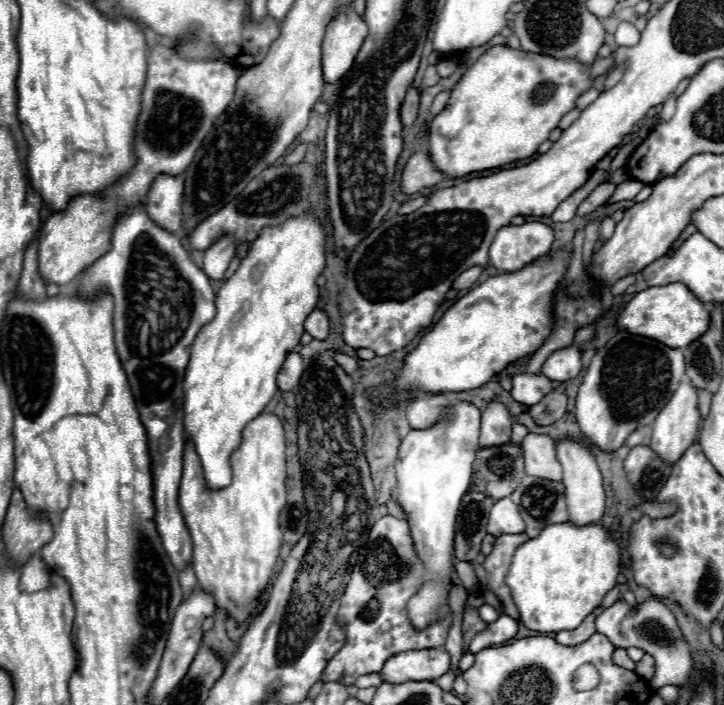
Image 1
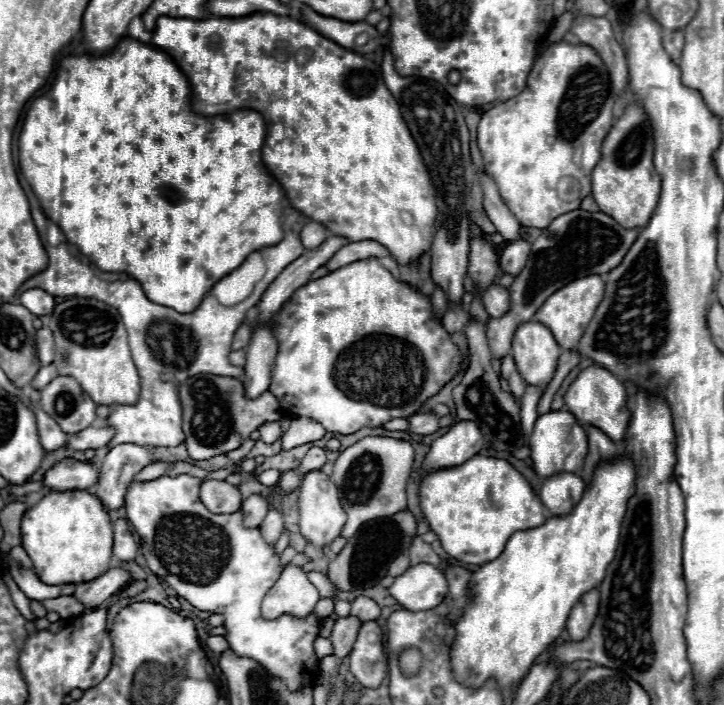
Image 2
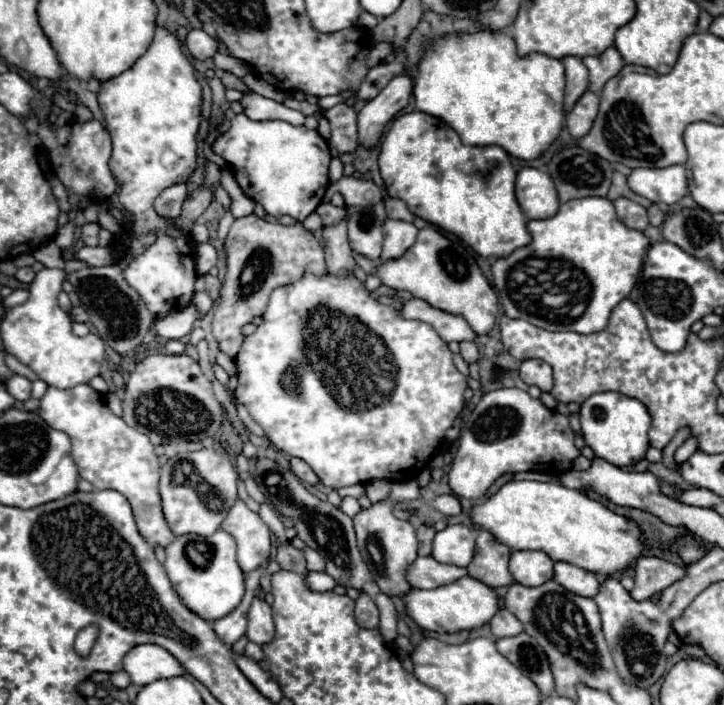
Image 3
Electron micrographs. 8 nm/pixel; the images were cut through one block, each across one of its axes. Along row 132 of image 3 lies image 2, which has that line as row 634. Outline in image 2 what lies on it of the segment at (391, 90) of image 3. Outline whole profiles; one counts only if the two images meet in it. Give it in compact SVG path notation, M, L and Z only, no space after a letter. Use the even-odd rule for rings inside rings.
M364 622L358 640L350 652L350 672L364 688L378 688L386 674L386 656L382 630L372 622Z

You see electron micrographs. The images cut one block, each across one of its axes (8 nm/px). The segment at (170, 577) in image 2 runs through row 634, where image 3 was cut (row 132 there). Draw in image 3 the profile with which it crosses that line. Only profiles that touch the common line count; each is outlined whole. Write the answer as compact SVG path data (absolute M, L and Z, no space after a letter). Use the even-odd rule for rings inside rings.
M236 114L230 120L228 132L224 132L212 146L212 150L222 156L232 172L236 174L236 182L244 190L248 198L254 202L262 204L264 210L278 218L278 216L292 216L294 220L304 220L316 206L322 202L326 186L330 184L328 180L328 164L330 164L330 150L326 140L318 134L318 130L308 130L306 126L292 126L284 120L264 120L264 122L254 122L246 118L246 114Z

